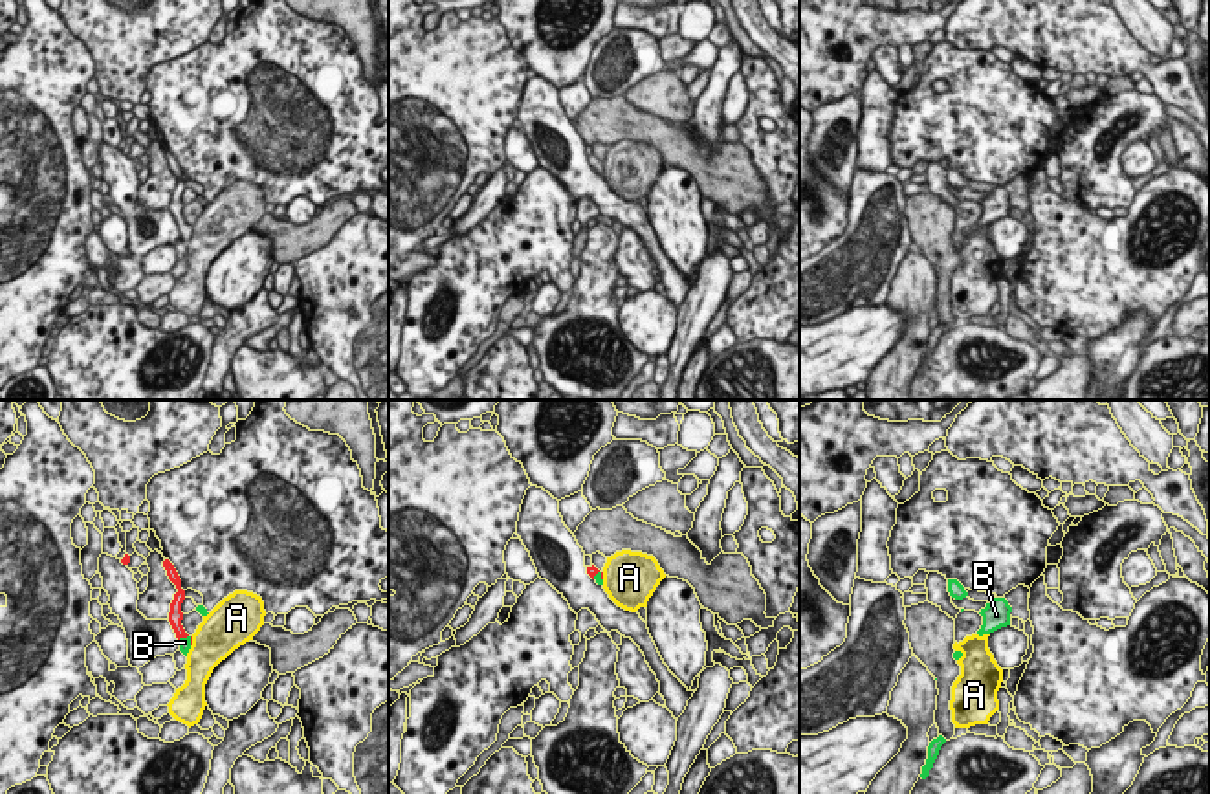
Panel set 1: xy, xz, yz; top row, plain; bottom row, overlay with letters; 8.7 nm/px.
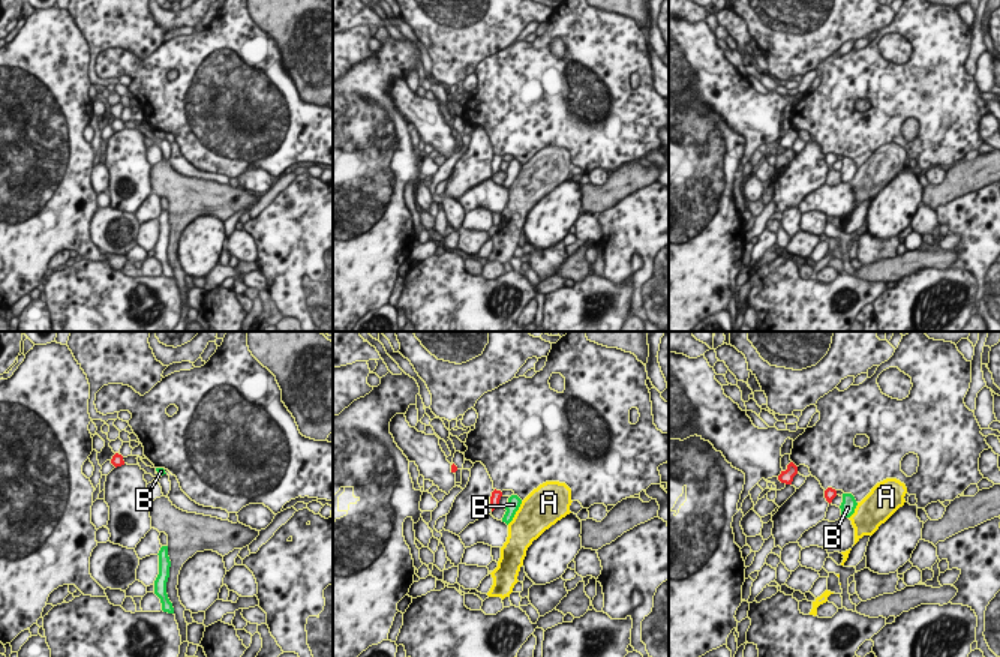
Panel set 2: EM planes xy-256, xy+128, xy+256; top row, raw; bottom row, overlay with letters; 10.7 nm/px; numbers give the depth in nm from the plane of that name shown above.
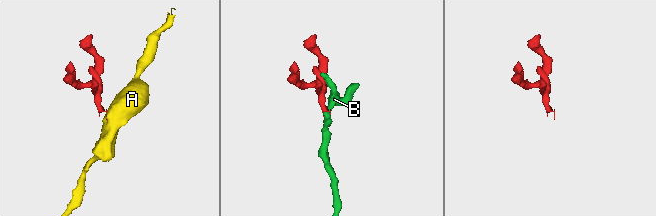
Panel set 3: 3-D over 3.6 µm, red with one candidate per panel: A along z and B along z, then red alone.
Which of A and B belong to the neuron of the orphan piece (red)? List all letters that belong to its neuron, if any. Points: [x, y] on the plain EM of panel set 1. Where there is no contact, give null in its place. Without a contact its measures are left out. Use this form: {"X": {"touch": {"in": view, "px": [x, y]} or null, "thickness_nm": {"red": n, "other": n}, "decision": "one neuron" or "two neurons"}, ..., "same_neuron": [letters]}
{"A": {"touch": {"in": "xy", "px": [191, 231]}, "thickness_nm": {"red": 30, "other": 380}, "decision": "two neurons"}, "B": {"touch": {"in": "xy", "px": [184, 226]}, "thickness_nm": {"red": 130, "other": 100}, "decision": "one neuron"}, "same_neuron": ["B"]}

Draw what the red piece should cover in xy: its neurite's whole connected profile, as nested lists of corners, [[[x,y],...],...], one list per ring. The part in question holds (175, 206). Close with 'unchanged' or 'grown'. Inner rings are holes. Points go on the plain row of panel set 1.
[[[165,149],[163,156],[167,160],[169,169],[176,174],[178,182],[174,183],[174,189],[170,193],[170,202],[169,202],[169,211],[176,222],[176,227],[180,231],[180,240],[187,246],[191,235],[192,235],[192,226],[189,226],[182,215],[183,202],[182,202],[182,193],[185,189],[185,180],[182,178],[182,169],[174,158],[174,154]]]; grown

